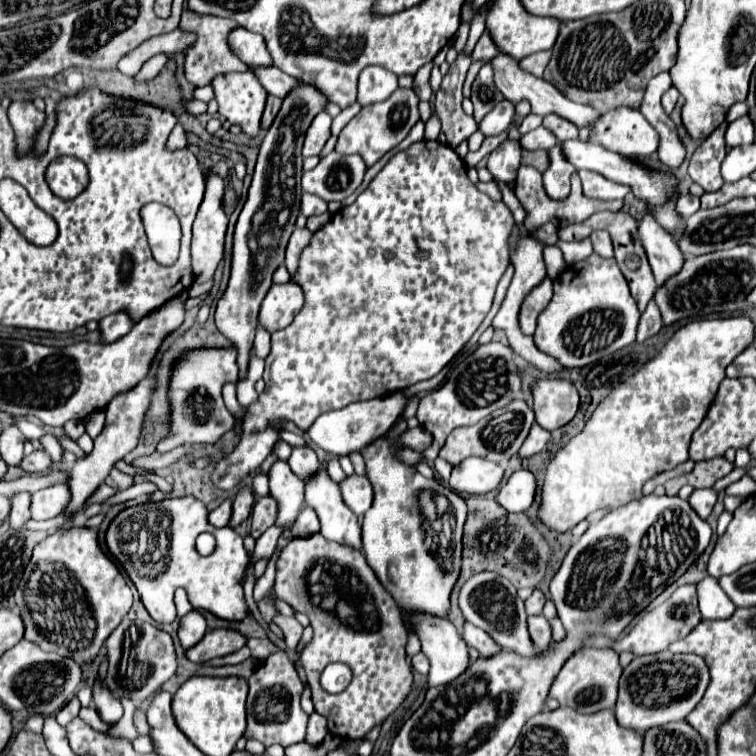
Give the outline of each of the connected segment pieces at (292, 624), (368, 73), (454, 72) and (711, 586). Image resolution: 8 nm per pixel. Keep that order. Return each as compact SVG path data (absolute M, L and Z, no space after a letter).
M280 614L274 616L273 622L280 627L284 634L284 640L287 646L285 653L295 661L297 659L297 651L295 649L302 636L304 627L300 625L295 617L285 617Z
M365 67L359 75L357 103L361 107L385 101L397 89L397 77L381 67Z
M459 51L455 63L451 63L447 75L443 75L439 91L435 93L433 111L441 121L441 131L447 137L447 145L453 147L473 133L473 117L463 113L461 109L461 99L463 99L461 87L469 65L471 65L471 55Z
M705 577L697 583L697 597L699 597L699 609L703 619L727 619L737 609L733 601L721 591L717 585L717 579Z

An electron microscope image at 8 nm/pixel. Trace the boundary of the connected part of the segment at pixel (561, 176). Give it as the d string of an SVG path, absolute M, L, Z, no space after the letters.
M557 143L553 149L547 149L547 157L549 165L543 171L543 189L551 199L561 201L569 195L569 177L575 169L563 155L561 143Z

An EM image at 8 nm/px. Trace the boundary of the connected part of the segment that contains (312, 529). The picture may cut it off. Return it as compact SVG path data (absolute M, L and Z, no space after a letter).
M305 507L303 513L297 517L295 527L291 529L291 533L293 533L293 537L307 537L307 535L313 535L317 531L319 531L317 515L309 507Z

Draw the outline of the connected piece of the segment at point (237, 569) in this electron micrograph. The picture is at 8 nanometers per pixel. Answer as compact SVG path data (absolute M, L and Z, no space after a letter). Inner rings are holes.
M193 497L143 503L125 509L109 525L107 545L125 567L127 575L131 577L141 595L145 609L157 623L171 623L175 619L173 593L177 587L183 587L187 591L189 601L195 609L211 611L221 619L241 621L249 611L243 597L243 587L239 585L243 571L249 563L249 553L243 545L243 537L237 535L233 529L213 527L207 521L205 505ZM145 527L147 527L147 549L143 551L143 545L139 543L141 539L139 533ZM205 531L217 539L215 551L207 557L199 555L195 549L195 539Z

